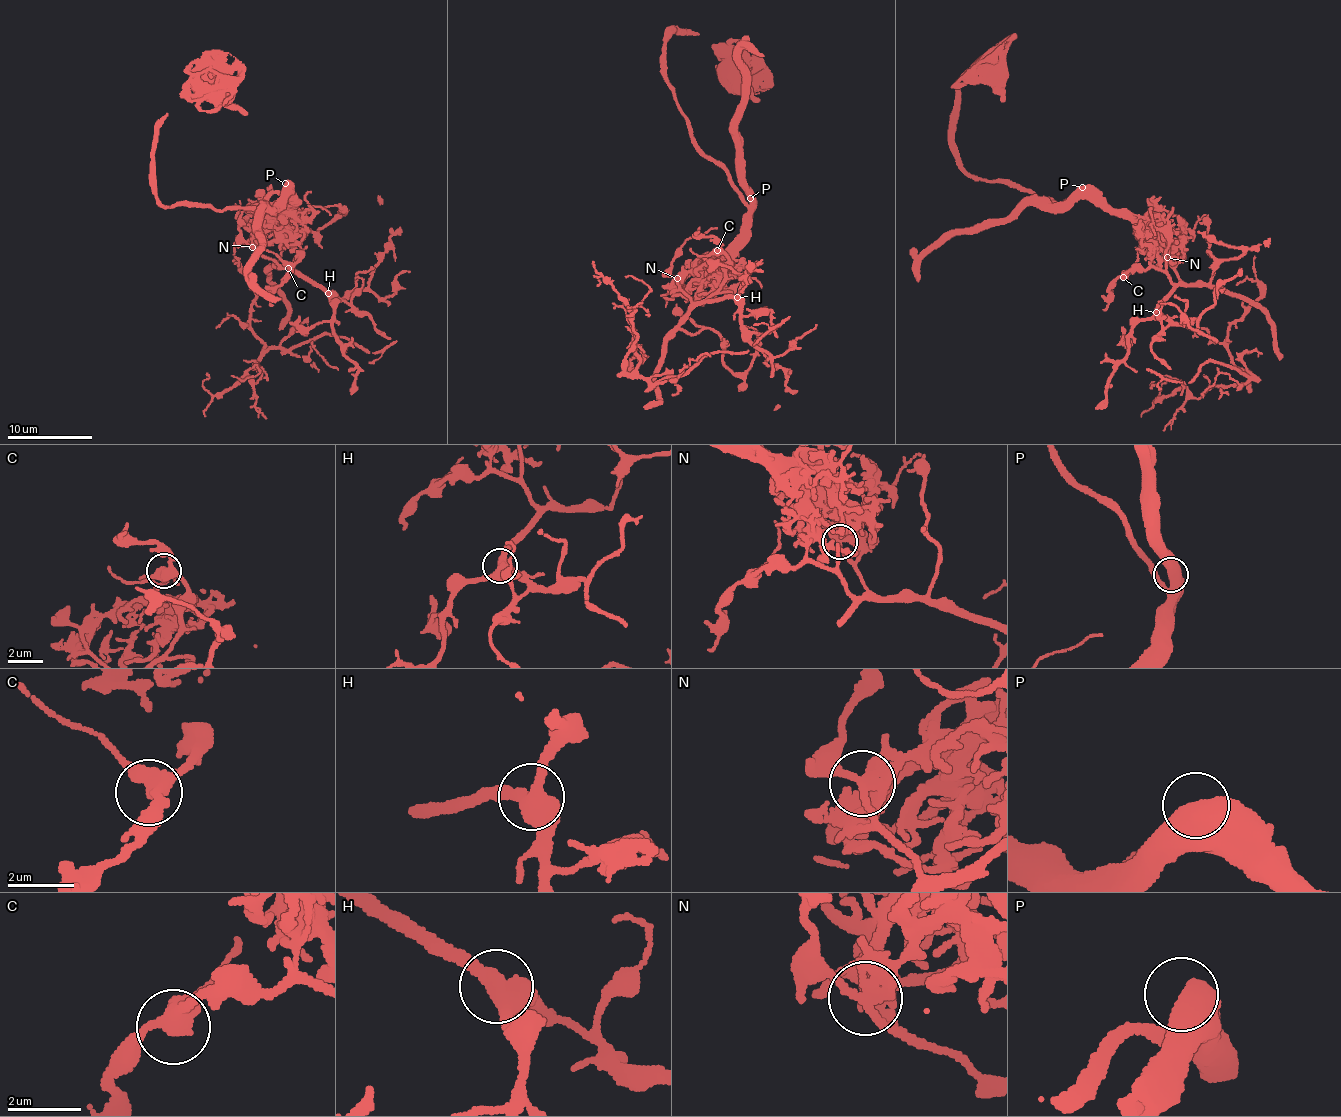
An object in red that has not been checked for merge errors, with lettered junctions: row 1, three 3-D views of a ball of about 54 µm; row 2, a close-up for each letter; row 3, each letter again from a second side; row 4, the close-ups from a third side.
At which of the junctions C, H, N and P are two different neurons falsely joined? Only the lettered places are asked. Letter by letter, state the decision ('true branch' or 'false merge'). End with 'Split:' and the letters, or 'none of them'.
C: true branch
H: true branch
N: false merge
P: true branch
Split: N

